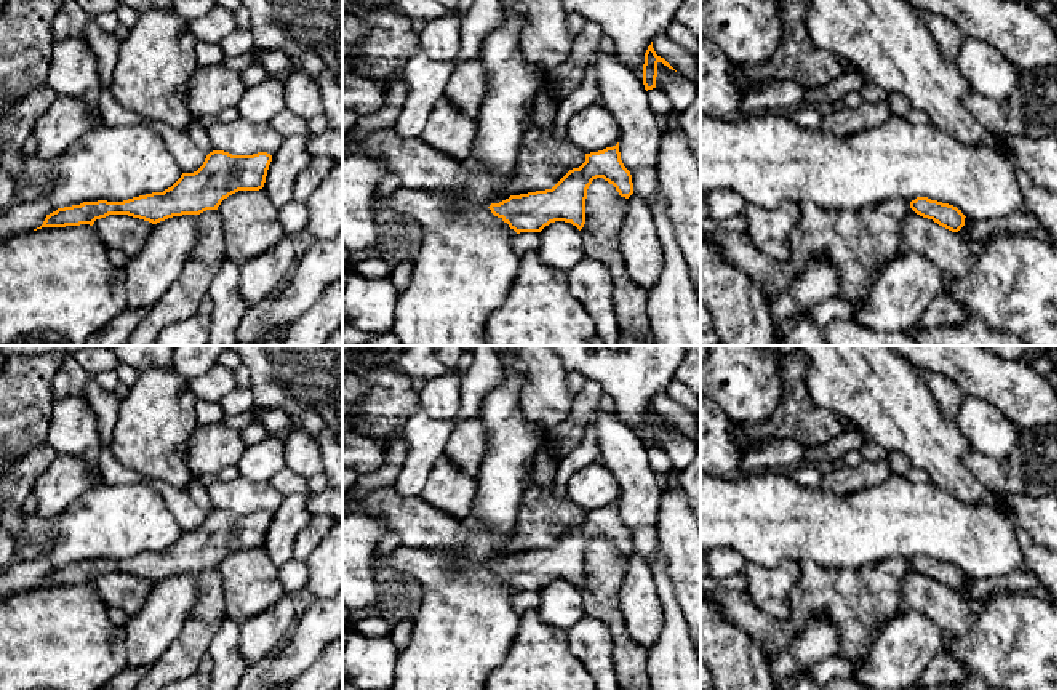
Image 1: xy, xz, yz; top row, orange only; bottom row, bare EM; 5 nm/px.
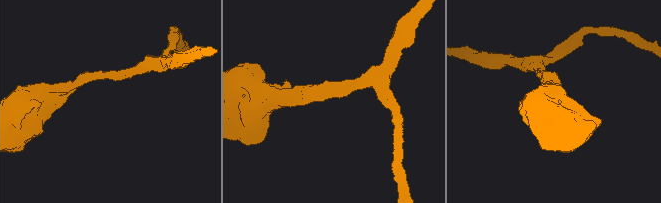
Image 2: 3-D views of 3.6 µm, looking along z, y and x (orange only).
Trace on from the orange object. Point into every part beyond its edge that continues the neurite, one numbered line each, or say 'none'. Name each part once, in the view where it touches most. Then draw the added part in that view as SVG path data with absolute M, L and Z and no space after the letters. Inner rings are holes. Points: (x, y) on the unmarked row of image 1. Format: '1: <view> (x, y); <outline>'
none

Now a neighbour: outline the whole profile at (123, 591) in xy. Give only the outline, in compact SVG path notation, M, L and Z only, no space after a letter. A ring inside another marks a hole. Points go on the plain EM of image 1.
M109 573L96 578L93 588L109 608L120 608L130 618L144 607L154 583L128 573Z

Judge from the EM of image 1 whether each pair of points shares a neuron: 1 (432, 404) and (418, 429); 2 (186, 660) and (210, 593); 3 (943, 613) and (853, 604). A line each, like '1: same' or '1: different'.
1: different
2: same
3: different

